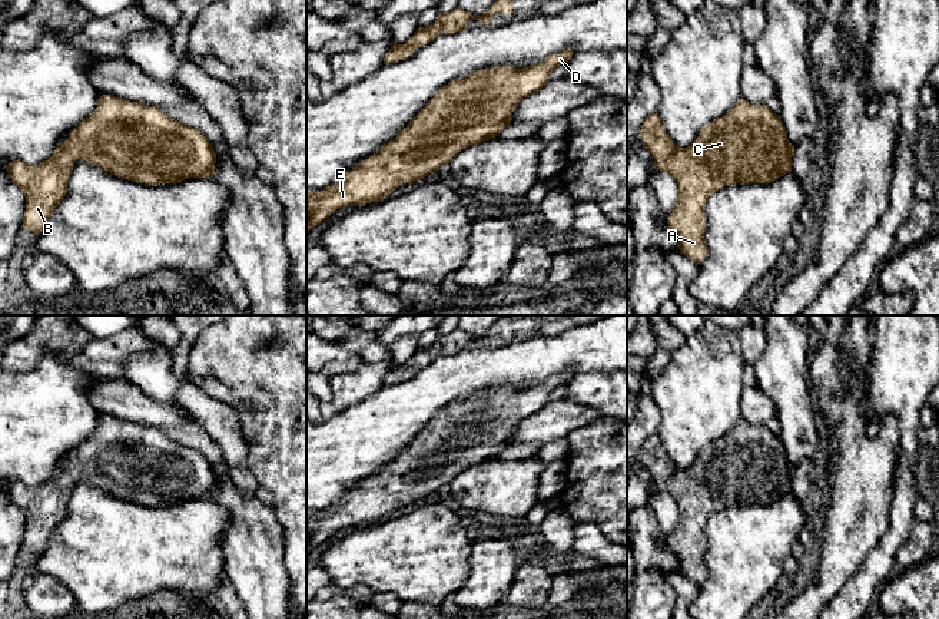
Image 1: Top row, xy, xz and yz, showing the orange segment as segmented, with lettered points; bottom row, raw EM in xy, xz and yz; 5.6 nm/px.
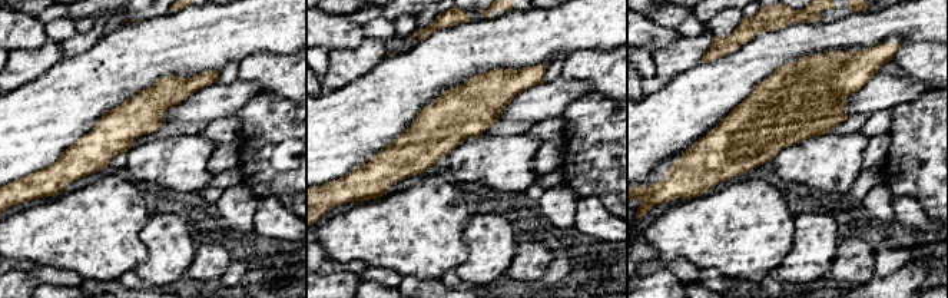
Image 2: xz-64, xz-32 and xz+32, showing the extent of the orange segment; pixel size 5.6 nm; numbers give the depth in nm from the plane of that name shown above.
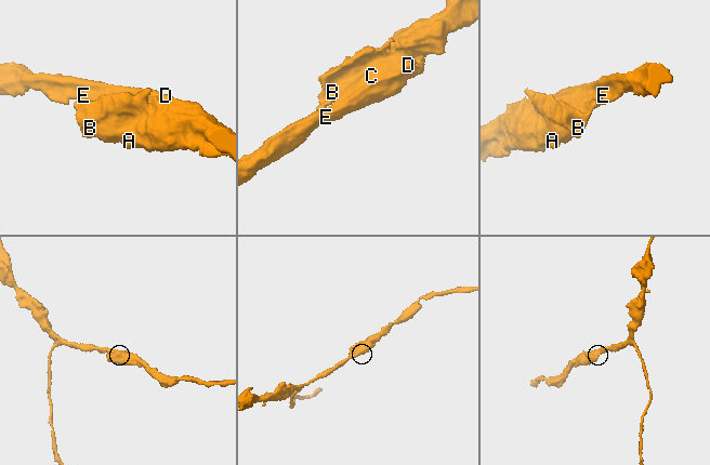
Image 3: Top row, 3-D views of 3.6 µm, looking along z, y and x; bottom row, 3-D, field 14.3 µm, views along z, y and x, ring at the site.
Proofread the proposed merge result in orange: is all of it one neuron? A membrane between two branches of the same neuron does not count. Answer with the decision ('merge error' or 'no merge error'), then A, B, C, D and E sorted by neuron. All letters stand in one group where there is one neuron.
no merge error; groups A B C D E

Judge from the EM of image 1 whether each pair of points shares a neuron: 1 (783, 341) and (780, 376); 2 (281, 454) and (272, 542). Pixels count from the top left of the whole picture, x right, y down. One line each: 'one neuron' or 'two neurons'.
1: one neuron
2: two neurons

